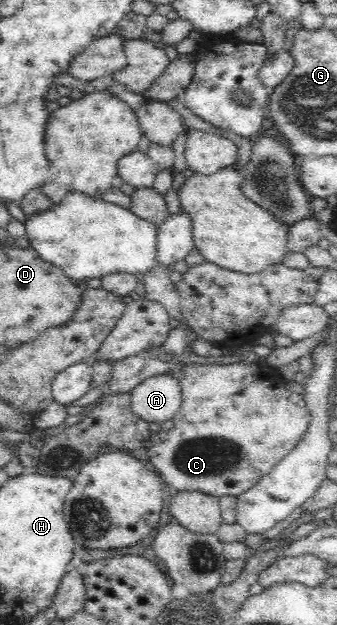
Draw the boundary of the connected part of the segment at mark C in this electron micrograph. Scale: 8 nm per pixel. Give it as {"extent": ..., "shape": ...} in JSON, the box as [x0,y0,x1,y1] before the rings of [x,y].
{"extent":[142,361,311,496],"shape":[[[255,361],[231,365],[189,363],[182,372],[178,384],[183,403],[173,419],[174,427],[167,432],[152,433],[142,454],[172,492],[240,496],[255,487],[285,455],[289,455],[309,429],[311,414],[303,393],[294,393],[277,368]]]}

